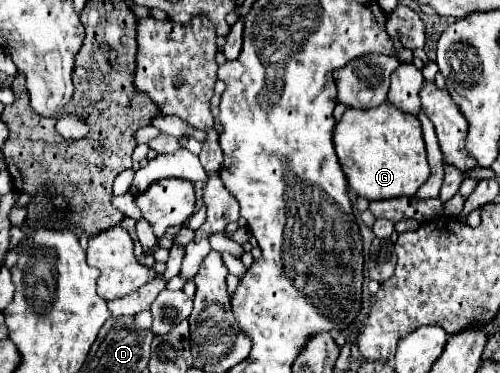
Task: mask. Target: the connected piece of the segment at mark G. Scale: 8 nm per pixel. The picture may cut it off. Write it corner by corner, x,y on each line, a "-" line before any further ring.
383,102
383,104
379,104
375,108
367,108
367,110
347,108
345,114
341,116
341,120
335,124
333,146
335,146
335,154
341,162
341,168
347,176
349,188
357,196
361,196
369,202
399,198
399,196
415,196
419,186
425,184
425,180
429,178
429,164
427,164
421,124
419,124
417,116
395,108
391,102

